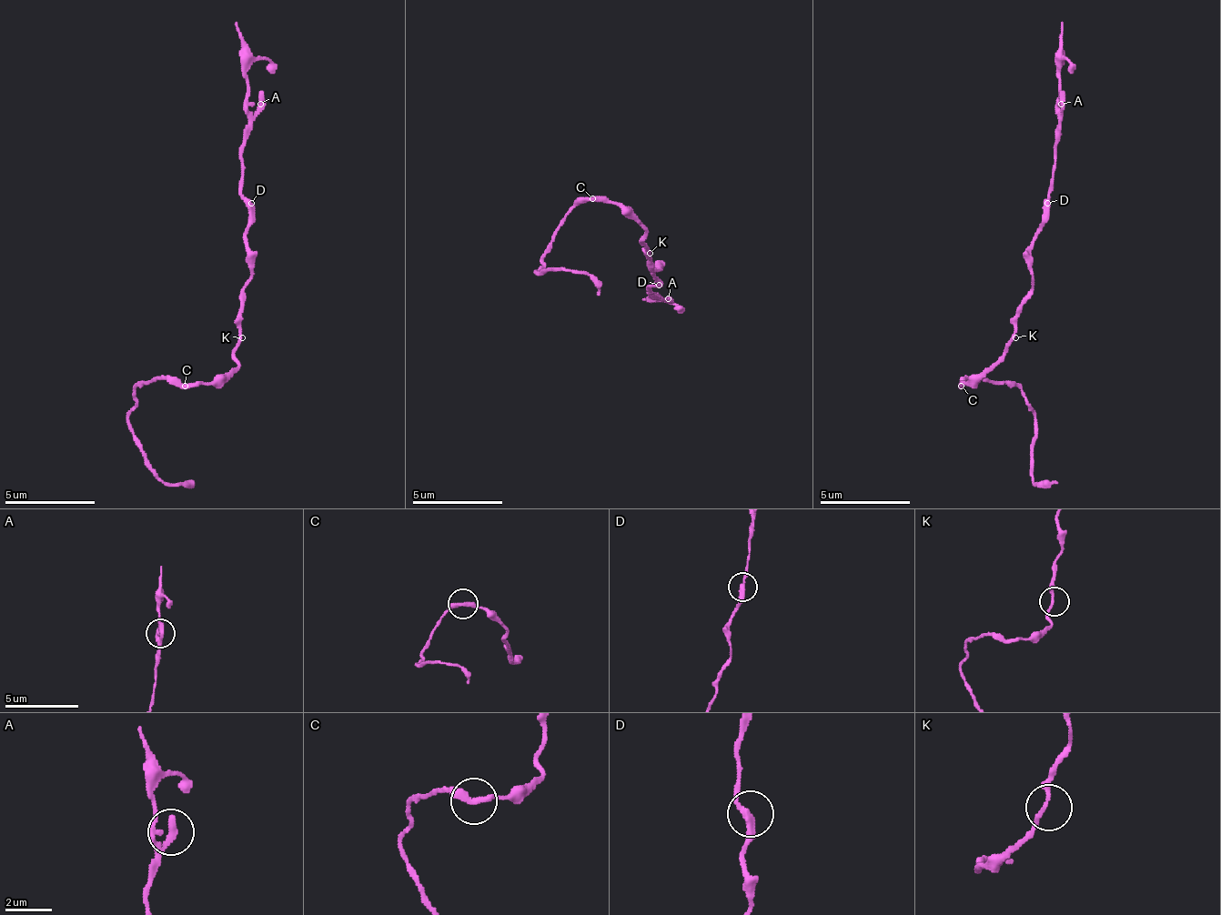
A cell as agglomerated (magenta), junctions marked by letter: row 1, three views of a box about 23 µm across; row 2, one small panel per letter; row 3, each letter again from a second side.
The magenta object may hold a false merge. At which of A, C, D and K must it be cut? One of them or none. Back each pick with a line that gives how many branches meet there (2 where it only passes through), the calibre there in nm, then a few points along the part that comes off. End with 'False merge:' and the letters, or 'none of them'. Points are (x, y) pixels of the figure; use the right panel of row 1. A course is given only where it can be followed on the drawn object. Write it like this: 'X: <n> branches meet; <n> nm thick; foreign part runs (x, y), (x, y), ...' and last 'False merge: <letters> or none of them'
C: 2 branches meet; 280 nm thick; foreign part runs (962, 387), (980, 378), (1011, 382), (1034, 414), (1034, 486), (1056, 481)
False merge: C

